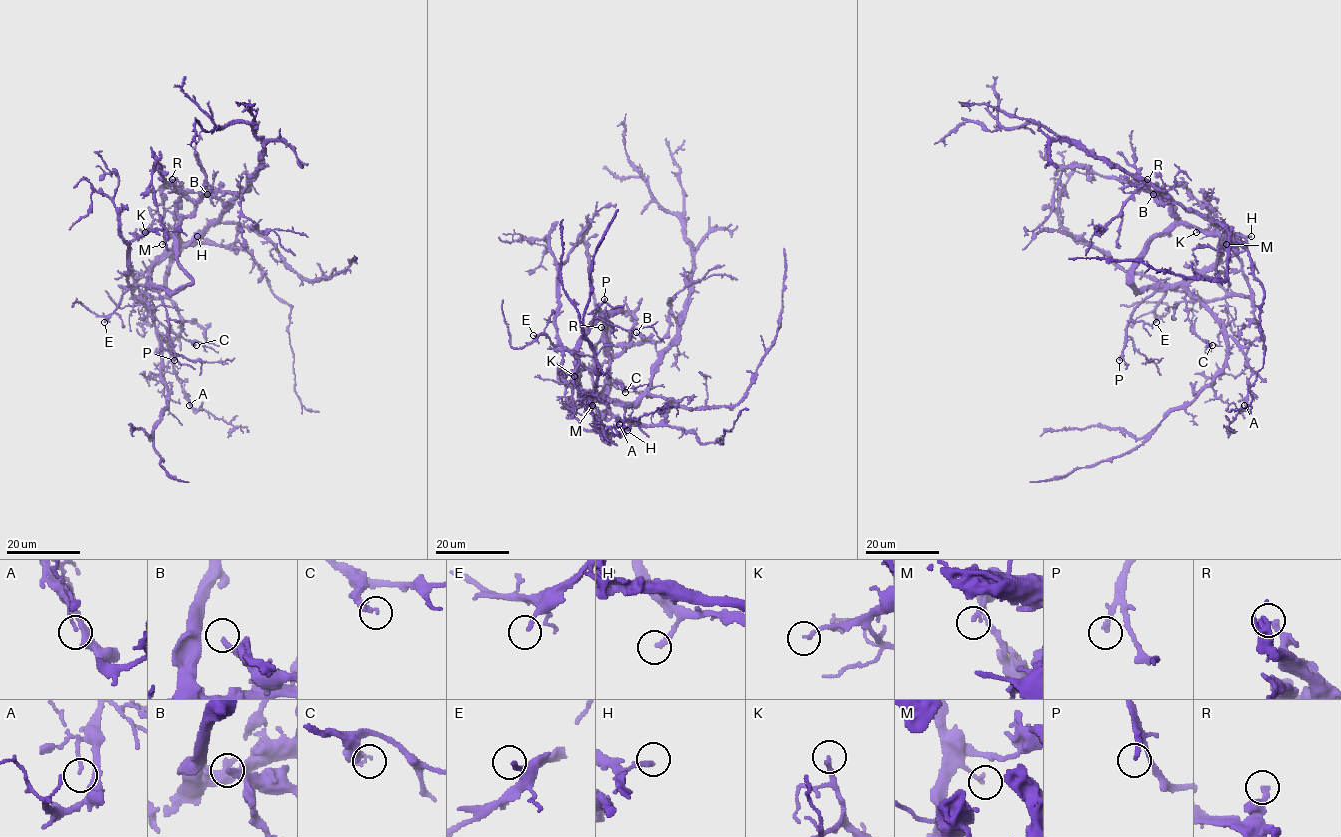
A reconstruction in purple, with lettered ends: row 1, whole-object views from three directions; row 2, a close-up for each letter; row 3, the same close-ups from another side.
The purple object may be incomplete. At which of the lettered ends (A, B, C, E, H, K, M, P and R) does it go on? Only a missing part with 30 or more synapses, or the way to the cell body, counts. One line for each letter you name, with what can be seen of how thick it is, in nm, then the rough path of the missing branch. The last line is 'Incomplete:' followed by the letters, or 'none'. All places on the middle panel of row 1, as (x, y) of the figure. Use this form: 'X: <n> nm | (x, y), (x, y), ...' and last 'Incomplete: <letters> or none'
P: 150 nm | (604, 299), (616, 317), (656, 337), (639, 373), (636, 405), (647, 439), (636, 455), (608, 458), (597, 471)
Incomplete: P

